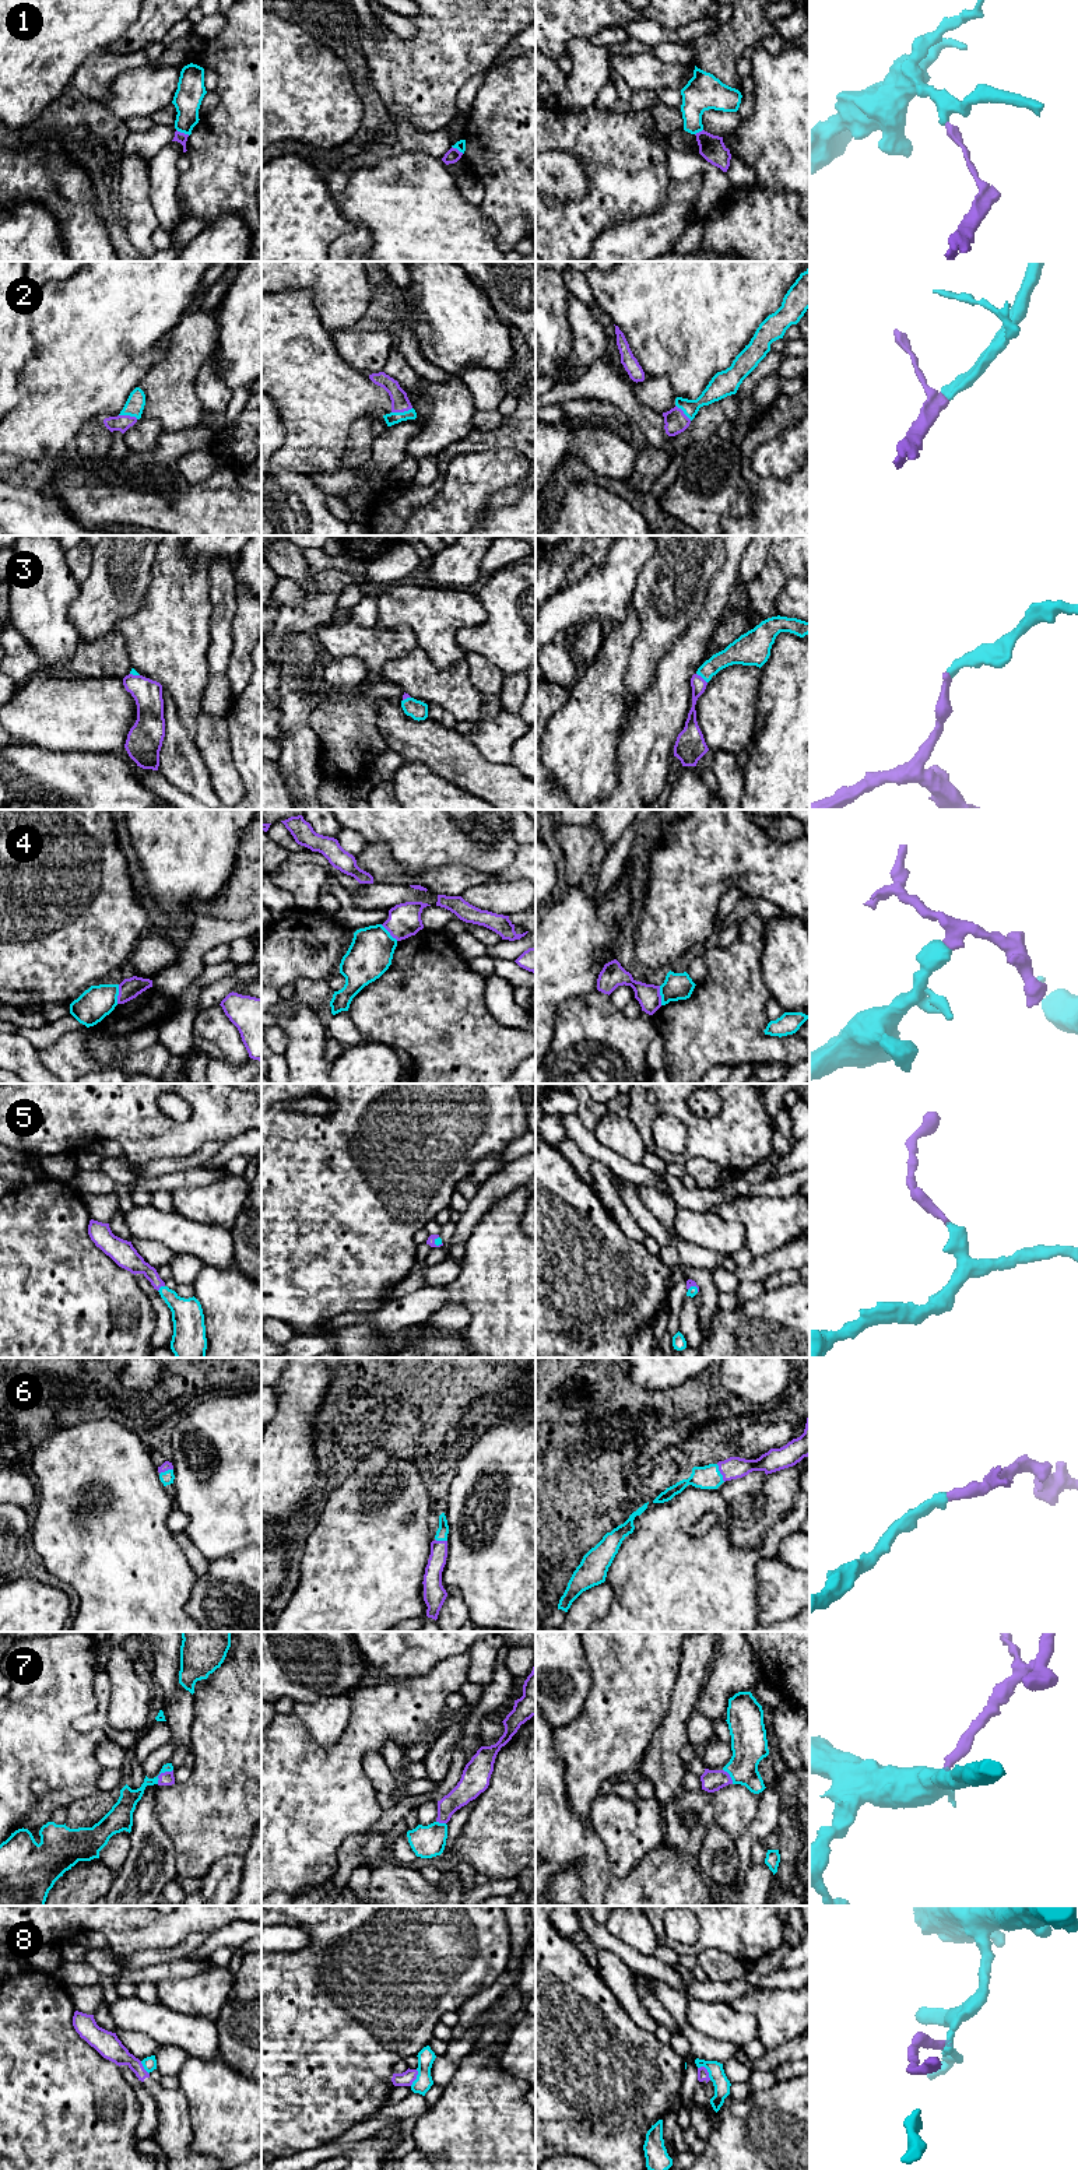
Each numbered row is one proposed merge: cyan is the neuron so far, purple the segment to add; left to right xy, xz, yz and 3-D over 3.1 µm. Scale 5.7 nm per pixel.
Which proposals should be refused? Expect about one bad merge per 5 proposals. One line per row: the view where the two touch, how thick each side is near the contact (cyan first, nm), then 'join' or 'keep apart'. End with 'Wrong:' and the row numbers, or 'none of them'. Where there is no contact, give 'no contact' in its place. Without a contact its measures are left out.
1: meets cyan in xy; 160 nm thick on the cyan side, 60 nm on the other; keep apart
2: meets cyan in xz; 70 nm thick on the cyan side, 110 nm on the other; join
3: meets cyan in yz; 130 nm thick on the cyan side, 90 nm on the other; join
4: meets cyan in xy; 190 nm thick on the cyan side, 120 nm on the other; keep apart
5: meets cyan in xy; 180 nm thick on the cyan side, 120 nm on the other; join
6: meets cyan in yz; 140 nm thick on the cyan side, 130 nm on the other; join
7: meets cyan in xy; 110 nm thick on the cyan side, 80 nm on the other; join
8: meets cyan in yz; 100 nm thick on the cyan side, 60 nm on the other; keep apart
Wrong: 1, 4, 8

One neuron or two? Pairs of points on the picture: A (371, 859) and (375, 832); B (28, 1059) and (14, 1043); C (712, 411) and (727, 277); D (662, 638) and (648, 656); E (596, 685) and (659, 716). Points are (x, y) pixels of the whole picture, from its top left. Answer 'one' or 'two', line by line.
A: two
B: one
C: two
D: one
E: two

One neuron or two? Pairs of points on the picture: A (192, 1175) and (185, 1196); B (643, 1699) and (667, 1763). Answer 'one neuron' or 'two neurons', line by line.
A: two neurons
B: two neurons

